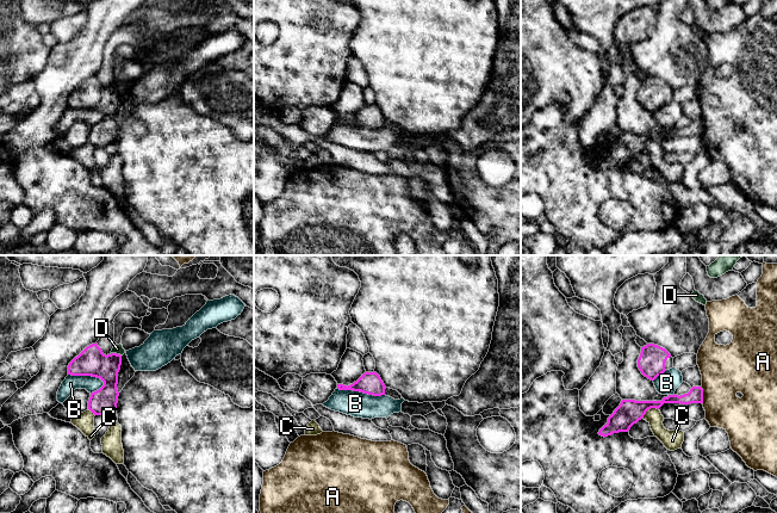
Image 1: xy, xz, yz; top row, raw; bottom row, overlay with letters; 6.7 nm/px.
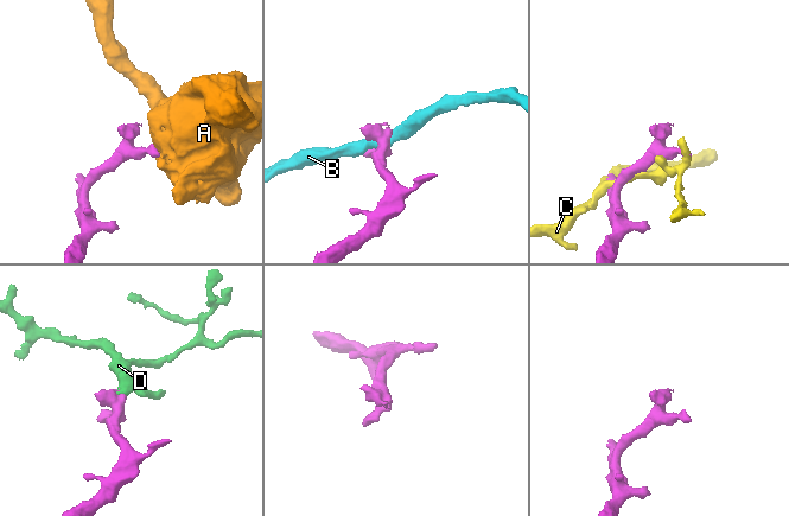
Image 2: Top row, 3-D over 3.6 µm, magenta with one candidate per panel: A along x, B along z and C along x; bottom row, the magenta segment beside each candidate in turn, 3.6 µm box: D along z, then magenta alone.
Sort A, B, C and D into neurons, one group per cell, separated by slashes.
A / B / C / D

